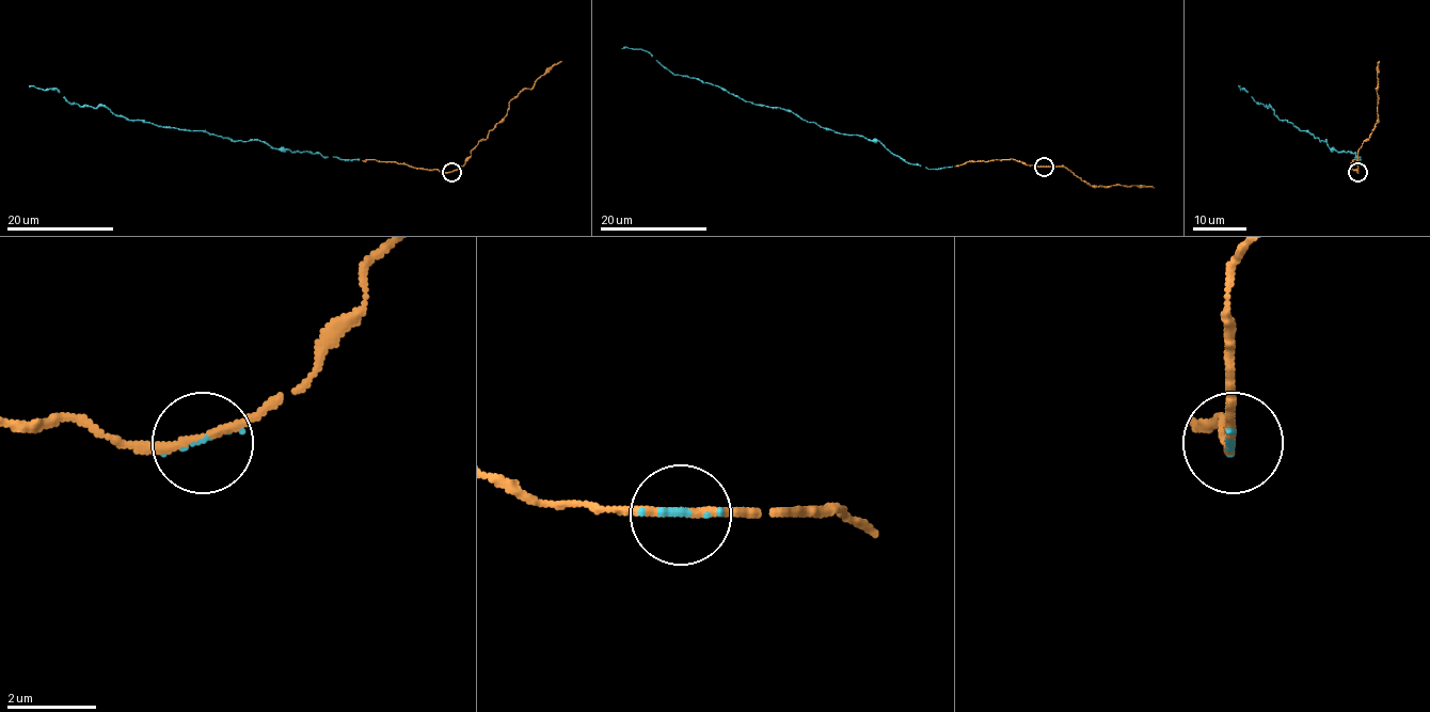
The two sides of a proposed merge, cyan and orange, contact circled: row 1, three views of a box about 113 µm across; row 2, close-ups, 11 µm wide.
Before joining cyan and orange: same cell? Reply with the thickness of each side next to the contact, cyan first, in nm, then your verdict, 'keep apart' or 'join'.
calibres 90 and 190 nm; join

